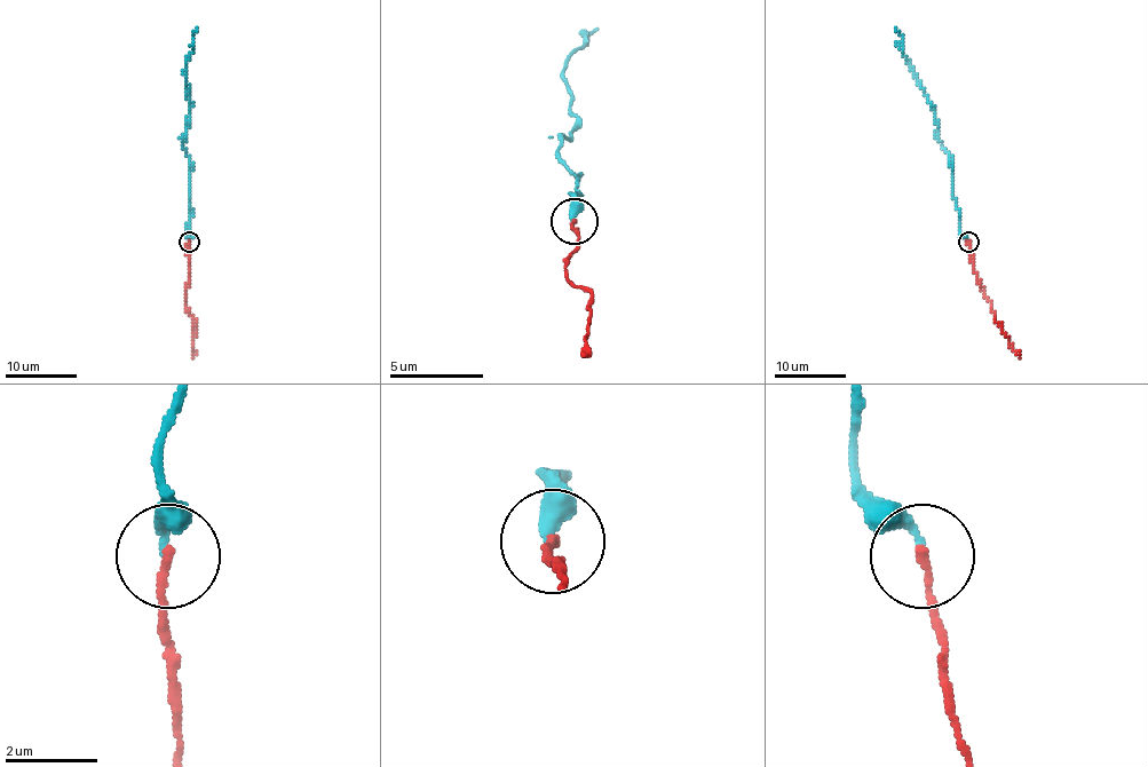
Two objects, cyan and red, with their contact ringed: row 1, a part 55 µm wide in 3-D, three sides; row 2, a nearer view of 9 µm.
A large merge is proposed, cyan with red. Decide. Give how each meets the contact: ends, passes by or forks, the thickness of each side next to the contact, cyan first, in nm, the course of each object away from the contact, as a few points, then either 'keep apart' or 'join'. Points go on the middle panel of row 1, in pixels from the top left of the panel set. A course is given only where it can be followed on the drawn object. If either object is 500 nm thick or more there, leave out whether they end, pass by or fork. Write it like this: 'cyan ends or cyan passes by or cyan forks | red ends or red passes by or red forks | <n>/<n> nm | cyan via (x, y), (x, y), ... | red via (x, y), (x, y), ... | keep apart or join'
cyan ends | red ends | 220/180 nm | cyan via (574, 222), (578, 175), (559, 157), (563, 133), (568, 139), (578, 124), (568, 110), (563, 63), (596, 31) | red via (574, 222), (578, 231), (568, 260), (568, 278), (592, 297), (583, 358) | join

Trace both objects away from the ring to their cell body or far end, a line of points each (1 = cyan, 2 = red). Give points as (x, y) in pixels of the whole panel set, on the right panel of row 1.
1: (970, 242), (958, 229), (951, 160), (935, 136), (937, 123), (932, 103), (902, 49), (902, 36), (896, 26)
2: (970, 242), (973, 268), (983, 295), (1010, 347), (1021, 357)

